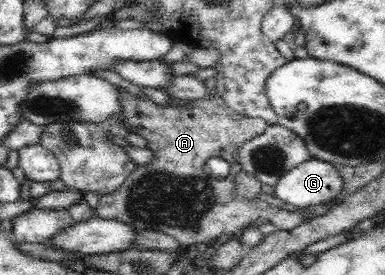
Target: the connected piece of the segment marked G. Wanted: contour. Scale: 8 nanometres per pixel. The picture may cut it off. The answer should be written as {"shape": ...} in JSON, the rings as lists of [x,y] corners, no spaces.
{"shape":[[[309,159],[278,176],[272,196],[296,208],[326,206],[343,190],[343,177],[335,165]]]}

